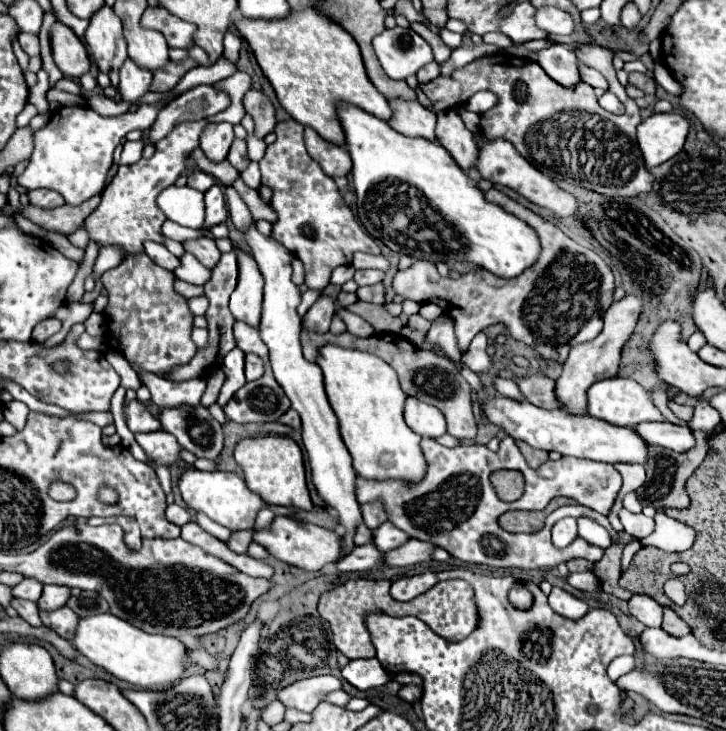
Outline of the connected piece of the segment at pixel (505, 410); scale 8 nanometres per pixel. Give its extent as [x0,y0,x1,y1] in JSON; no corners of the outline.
[482,397,646,463]

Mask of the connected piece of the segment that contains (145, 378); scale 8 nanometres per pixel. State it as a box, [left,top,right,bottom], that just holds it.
[140,373,206,409]

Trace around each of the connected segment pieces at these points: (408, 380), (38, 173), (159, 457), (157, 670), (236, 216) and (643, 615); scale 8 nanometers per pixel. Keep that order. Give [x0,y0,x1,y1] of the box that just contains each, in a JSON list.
[[300,329,476,441],[18,105,158,205],[134,431,180,465],[72,613,186,689],[224,185,252,229],[628,595,662,627]]

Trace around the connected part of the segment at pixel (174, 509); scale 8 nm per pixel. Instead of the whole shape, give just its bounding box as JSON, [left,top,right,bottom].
[166,505,192,527]

